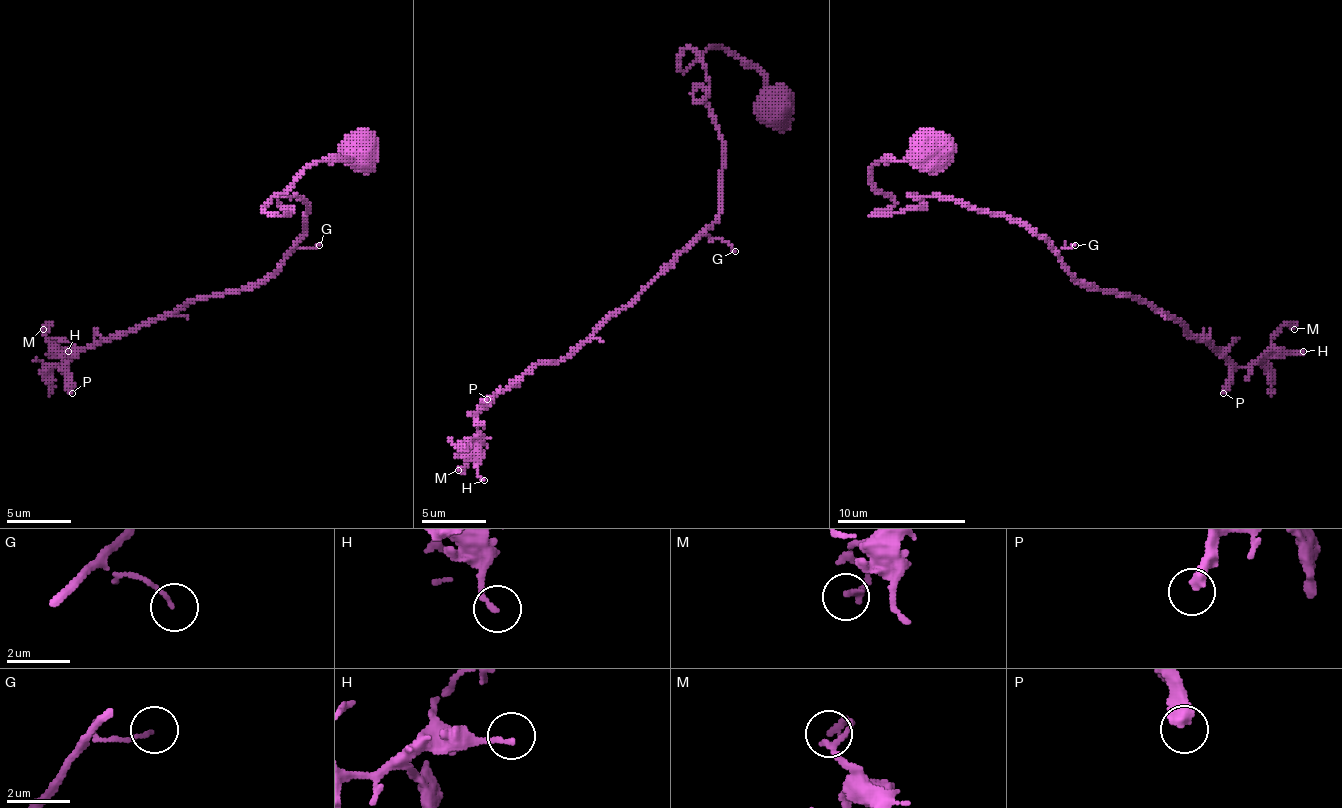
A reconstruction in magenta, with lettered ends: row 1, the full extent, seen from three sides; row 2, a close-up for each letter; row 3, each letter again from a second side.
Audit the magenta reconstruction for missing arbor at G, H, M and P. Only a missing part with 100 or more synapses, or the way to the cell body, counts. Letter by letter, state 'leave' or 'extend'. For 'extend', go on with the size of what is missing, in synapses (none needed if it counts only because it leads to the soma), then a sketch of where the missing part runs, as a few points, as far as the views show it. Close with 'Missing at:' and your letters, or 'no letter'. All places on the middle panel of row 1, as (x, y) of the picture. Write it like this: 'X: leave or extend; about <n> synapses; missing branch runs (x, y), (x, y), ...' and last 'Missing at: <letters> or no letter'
G: leave
H: leave
M: leave
P: extend; about 250 synapses
Missing at: P

